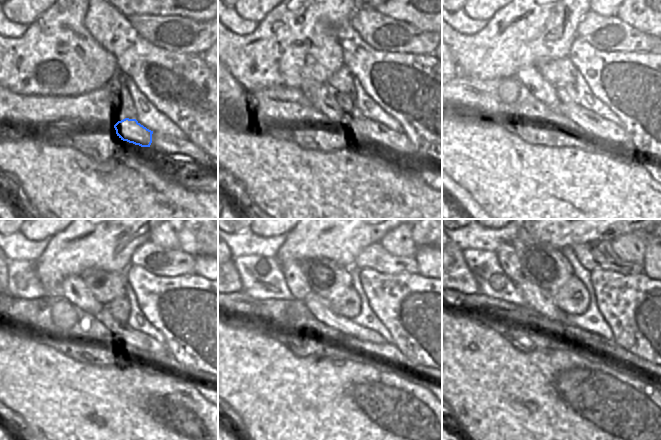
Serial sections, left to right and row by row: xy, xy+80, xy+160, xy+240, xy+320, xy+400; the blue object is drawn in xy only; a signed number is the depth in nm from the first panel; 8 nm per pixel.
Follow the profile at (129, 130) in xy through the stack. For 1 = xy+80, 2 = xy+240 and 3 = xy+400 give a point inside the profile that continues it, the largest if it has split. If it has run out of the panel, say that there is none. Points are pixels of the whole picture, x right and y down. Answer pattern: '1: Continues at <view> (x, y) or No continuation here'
1: Continues at xy+80 (323, 97)
2: Continues at xy+240 (74, 289)
3: Continues at xy+400 (509, 261).

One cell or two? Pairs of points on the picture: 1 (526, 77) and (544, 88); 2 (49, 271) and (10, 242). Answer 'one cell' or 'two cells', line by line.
1: one cell
2: two cells

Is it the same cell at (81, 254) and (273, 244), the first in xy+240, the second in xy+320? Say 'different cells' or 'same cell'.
different cells

